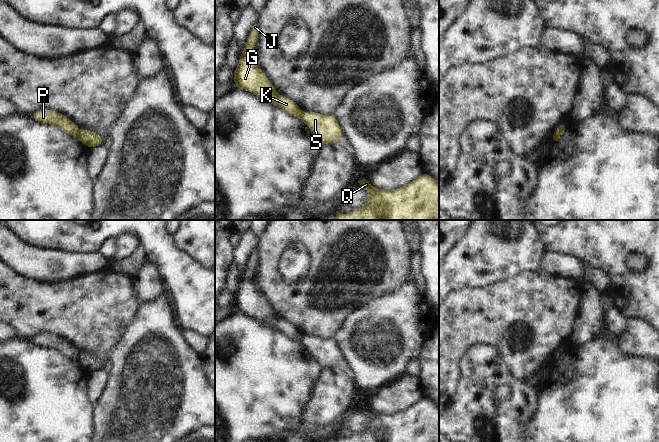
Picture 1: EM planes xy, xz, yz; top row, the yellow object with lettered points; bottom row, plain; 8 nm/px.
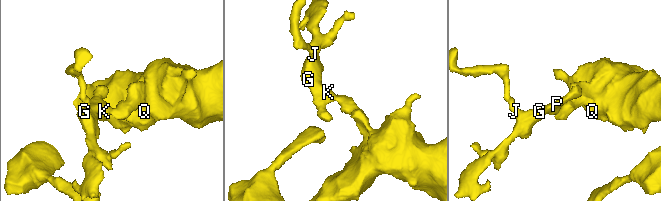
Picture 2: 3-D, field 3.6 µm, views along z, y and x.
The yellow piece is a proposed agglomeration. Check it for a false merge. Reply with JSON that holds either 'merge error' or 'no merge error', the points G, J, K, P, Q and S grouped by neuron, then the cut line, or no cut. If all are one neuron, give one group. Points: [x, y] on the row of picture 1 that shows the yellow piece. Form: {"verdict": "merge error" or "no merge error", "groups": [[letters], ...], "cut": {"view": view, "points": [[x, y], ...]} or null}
{"verdict": "merge error", "groups": [["G", "J", "K", "P"], ["Q", "S"]], "cut": {"view": "xy", "points": [[79, 130], [76, 137]]}}

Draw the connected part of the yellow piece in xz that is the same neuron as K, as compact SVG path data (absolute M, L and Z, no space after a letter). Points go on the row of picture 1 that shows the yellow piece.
M255 23L250 29L246 45L233 73L234 86L264 99L271 105L282 108L293 117L300 118L302 109L293 100L278 94L264 72L258 67L253 55L258 37L258 24Z

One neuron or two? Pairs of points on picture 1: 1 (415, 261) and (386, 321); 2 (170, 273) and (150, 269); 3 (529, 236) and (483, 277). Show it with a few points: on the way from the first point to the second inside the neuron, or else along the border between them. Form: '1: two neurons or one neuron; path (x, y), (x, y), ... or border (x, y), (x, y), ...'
1: two neurons; border (411, 276), (414, 287), (423, 295)
2: two neurons; border (146, 259), (155, 266), (162, 284)
3: one neuron; path (518, 242), (494, 266)

